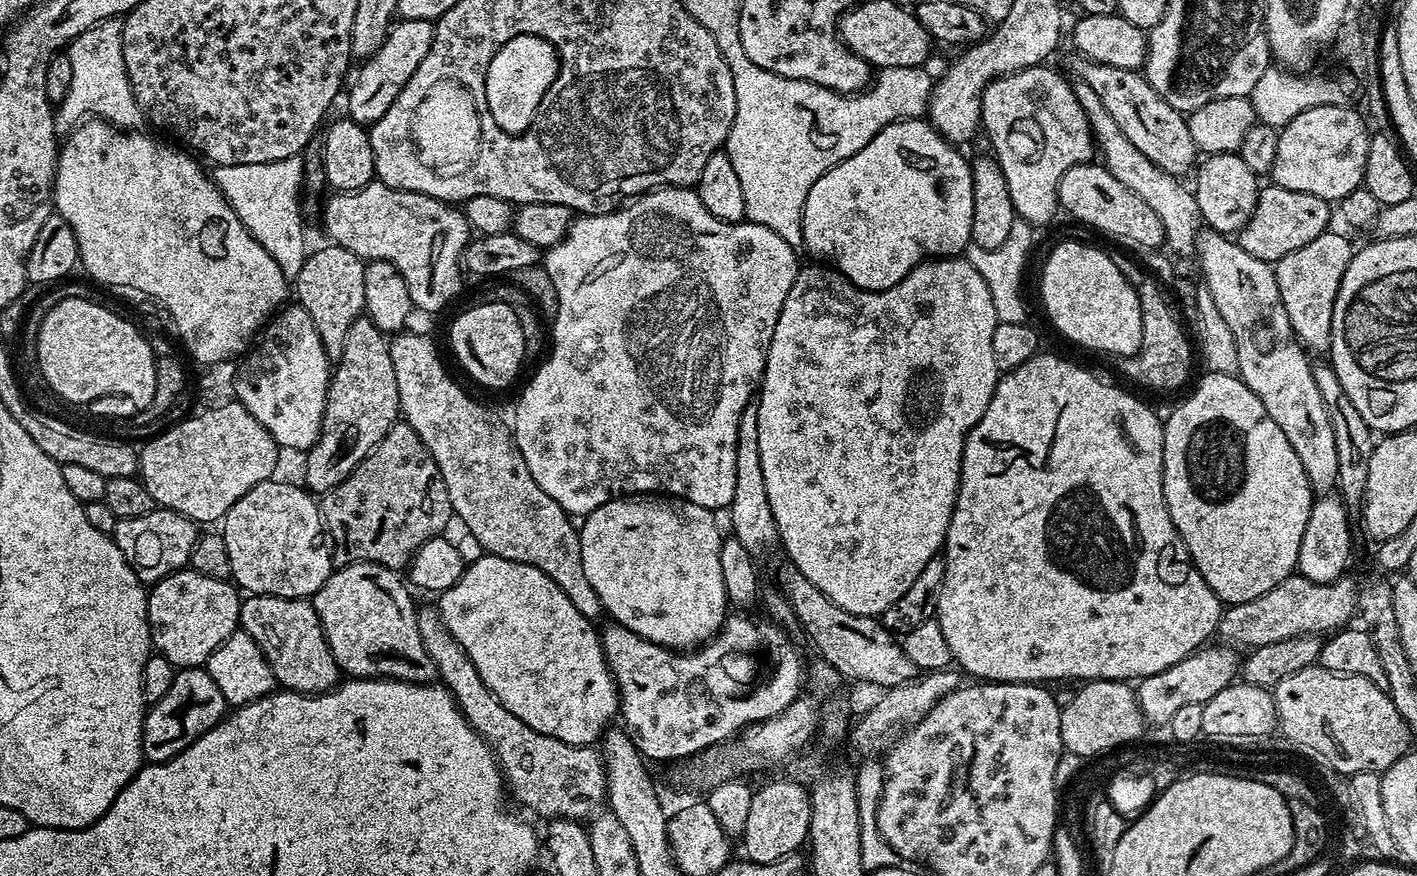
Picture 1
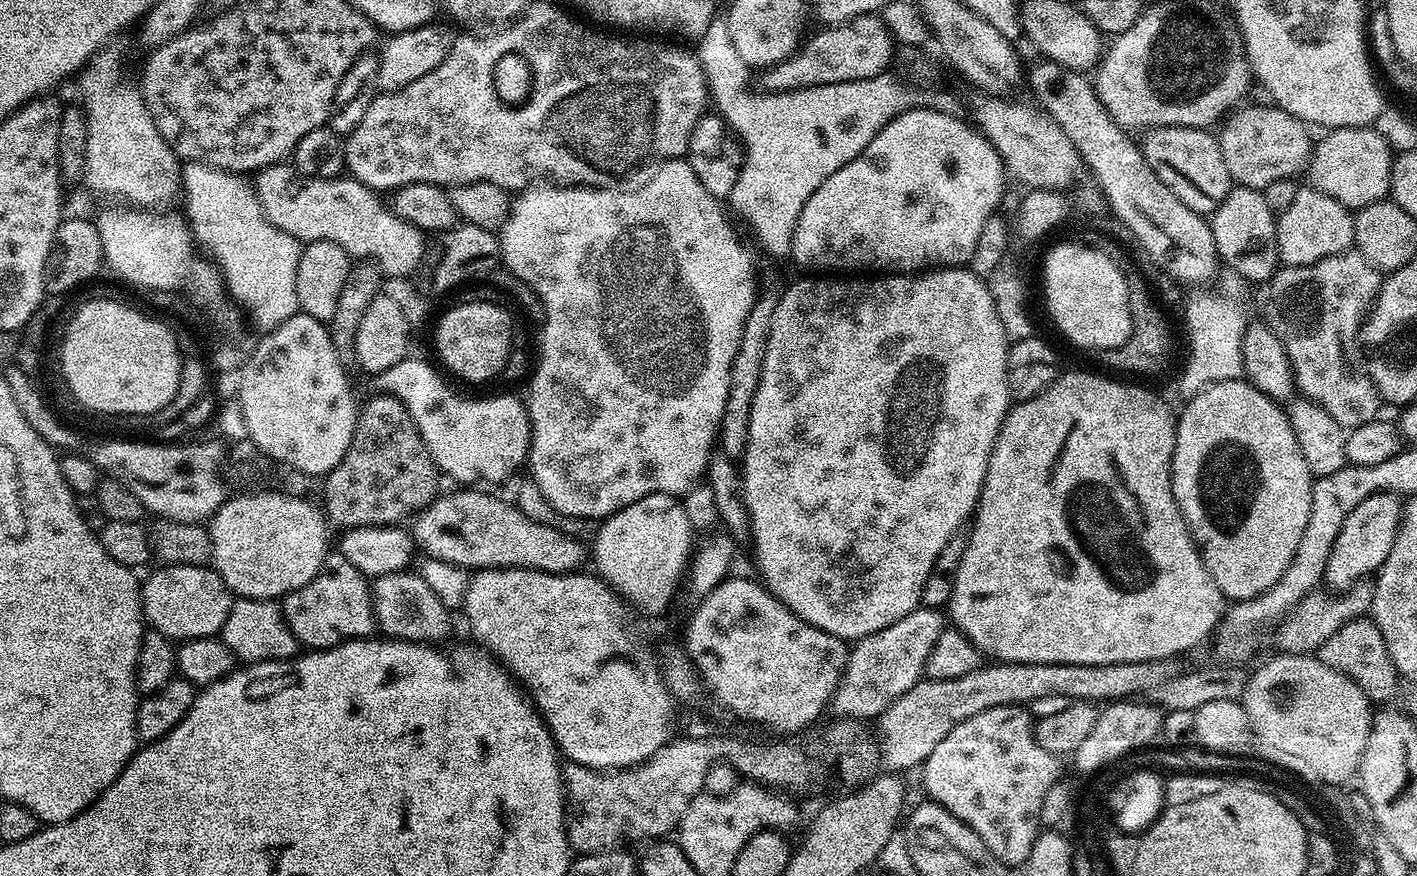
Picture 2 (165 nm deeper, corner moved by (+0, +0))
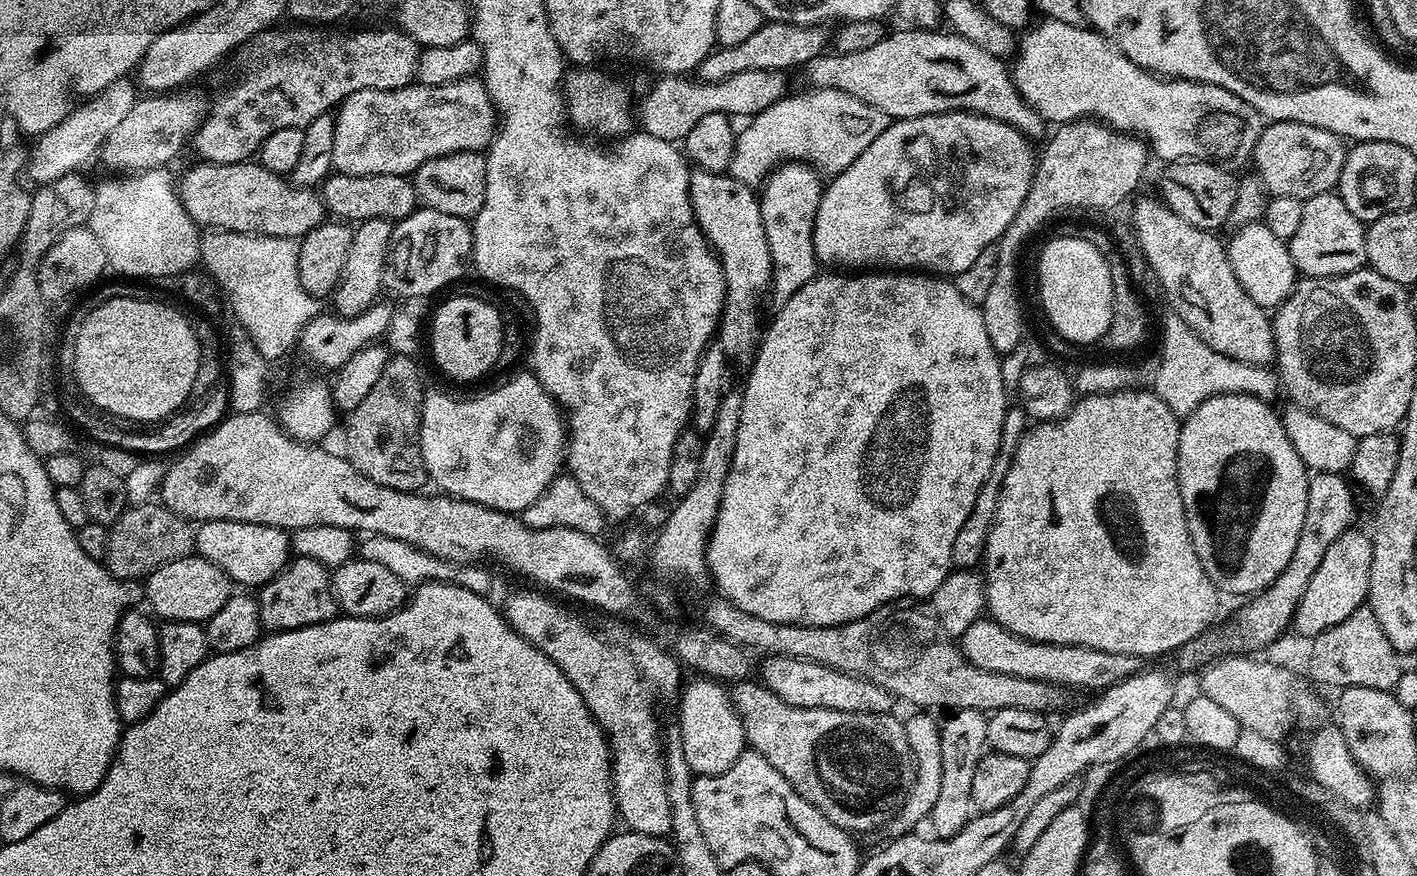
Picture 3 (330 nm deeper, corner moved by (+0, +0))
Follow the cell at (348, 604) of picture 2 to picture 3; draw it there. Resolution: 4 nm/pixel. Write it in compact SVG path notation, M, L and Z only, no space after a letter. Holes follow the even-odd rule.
M297 555L272 580L258 588L255 597L260 615L260 626L265 633L289 632L337 619L338 605L332 592L332 572L314 558Z

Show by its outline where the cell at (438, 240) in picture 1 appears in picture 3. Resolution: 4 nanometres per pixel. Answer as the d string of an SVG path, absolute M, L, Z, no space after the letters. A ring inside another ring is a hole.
M196 162L184 177L179 177L178 191L192 221L208 230L249 232L251 236L277 236L299 241L326 220L323 199L313 189L298 188L291 179L266 170L259 162Z

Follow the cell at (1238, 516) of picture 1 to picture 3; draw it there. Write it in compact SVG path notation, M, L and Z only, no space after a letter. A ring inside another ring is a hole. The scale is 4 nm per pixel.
M1222 393L1208 397L1201 405L1183 417L1178 438L1178 486L1182 494L1182 506L1188 523L1188 533L1192 539L1194 550L1206 570L1206 574L1221 593L1229 592L1232 596L1248 598L1263 588L1269 588L1286 570L1286 562L1290 562L1290 554L1294 554L1294 546L1298 546L1298 538L1302 534L1302 518L1306 518L1306 490L1308 489L1309 469L1304 467L1302 458L1298 458L1298 450L1290 446L1290 438L1286 438L1284 421L1279 415L1272 413L1273 405L1258 397L1242 393Z

